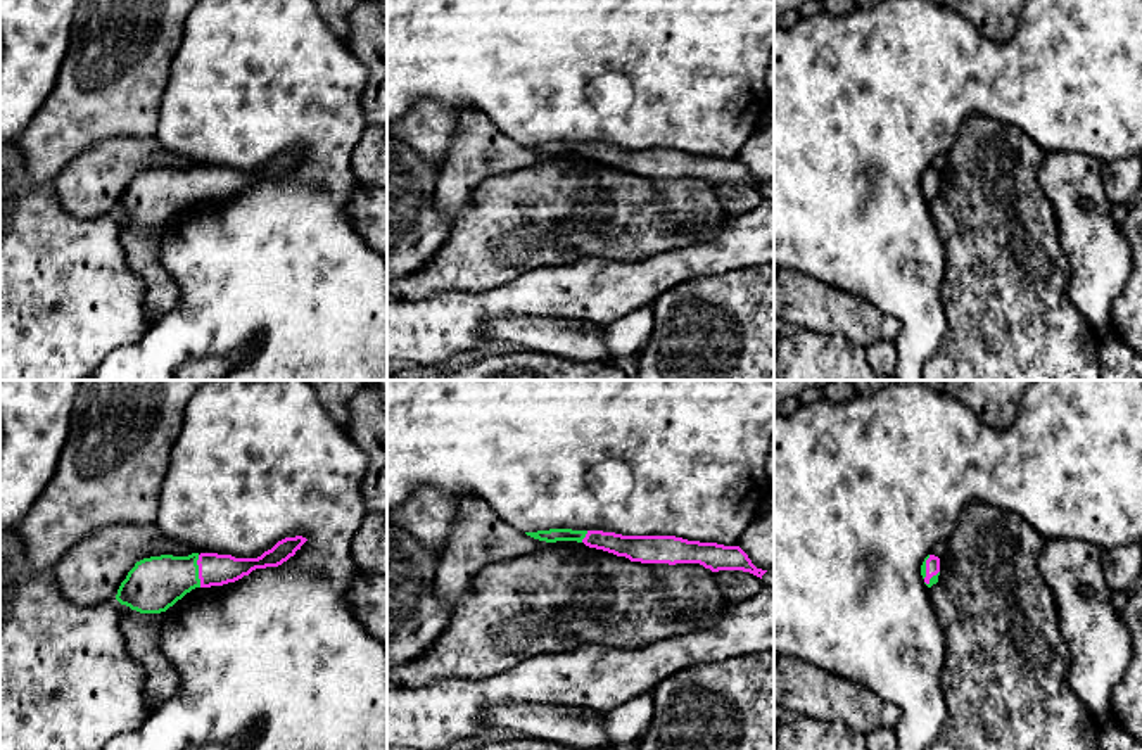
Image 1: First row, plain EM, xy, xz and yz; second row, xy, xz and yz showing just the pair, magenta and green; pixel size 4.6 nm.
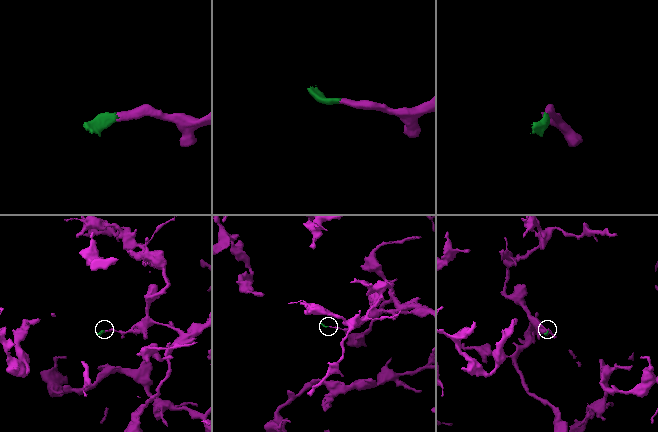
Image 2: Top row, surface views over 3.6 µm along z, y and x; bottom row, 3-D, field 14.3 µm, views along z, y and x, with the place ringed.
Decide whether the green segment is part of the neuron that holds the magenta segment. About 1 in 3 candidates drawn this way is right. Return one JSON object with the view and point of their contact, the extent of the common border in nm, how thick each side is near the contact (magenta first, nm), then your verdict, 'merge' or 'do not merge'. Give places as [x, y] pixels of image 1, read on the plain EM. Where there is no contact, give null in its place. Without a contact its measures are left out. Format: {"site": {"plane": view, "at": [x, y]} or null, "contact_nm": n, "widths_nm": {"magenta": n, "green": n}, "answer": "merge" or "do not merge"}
{"site": {"plane": "xy", "at": [199, 184]}, "contact_nm": 150, "widths_nm": {"magenta": 150, "green": 260}, "answer": "merge"}

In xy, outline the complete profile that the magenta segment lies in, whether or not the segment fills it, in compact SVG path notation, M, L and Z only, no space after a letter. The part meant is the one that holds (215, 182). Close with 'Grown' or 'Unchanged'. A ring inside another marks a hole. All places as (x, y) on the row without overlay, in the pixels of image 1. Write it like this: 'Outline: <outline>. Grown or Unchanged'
Outline: M302 149L285 150L257 171L218 166L143 171L128 185L116 213L140 226L161 226L195 200L223 199L256 181L278 180L294 169L306 154Z. Grown

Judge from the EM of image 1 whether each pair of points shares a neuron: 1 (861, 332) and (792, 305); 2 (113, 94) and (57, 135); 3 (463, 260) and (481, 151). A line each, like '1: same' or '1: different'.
1: same
2: same
3: different

